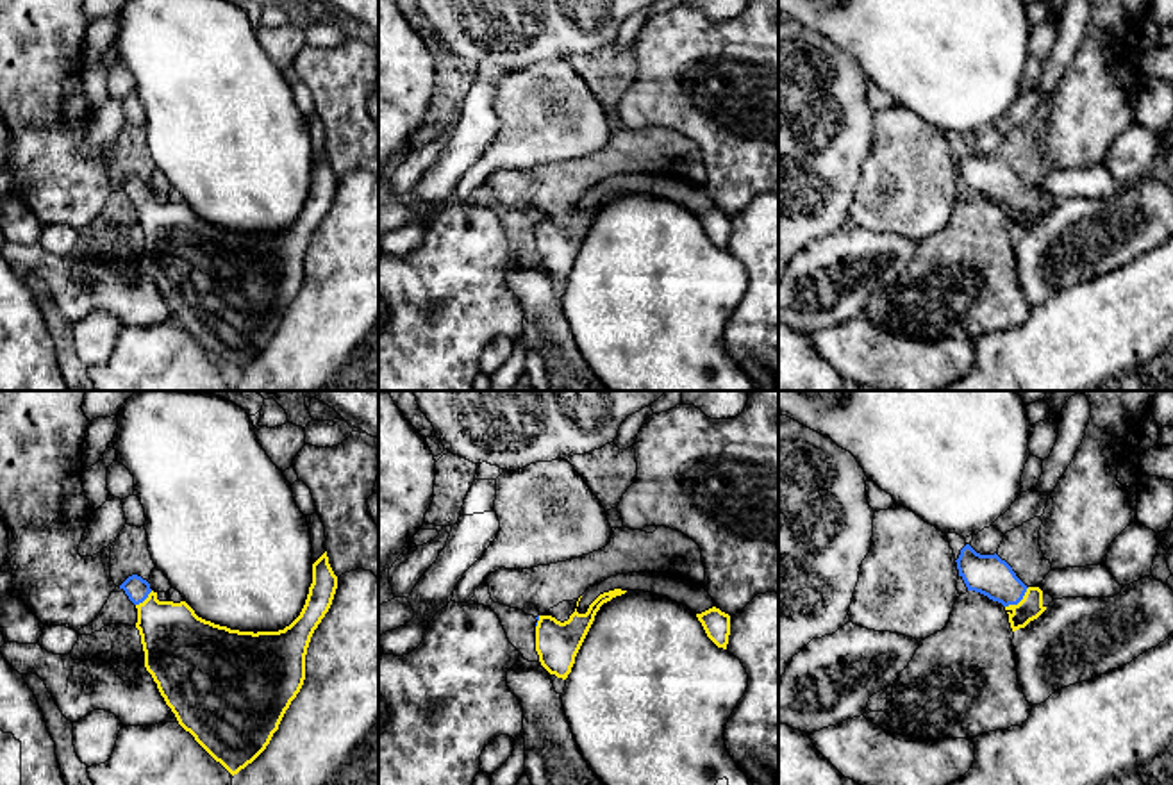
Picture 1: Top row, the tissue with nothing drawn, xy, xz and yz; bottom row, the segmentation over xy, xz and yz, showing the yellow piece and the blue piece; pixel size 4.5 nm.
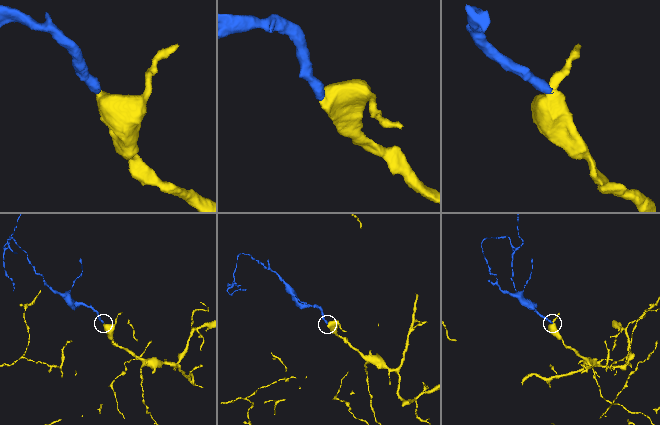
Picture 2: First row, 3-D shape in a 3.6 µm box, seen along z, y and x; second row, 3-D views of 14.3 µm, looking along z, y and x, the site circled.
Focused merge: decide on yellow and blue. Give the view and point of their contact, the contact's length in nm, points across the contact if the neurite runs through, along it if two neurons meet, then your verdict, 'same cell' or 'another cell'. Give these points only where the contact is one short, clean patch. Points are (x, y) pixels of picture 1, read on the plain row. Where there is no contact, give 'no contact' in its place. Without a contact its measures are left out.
meets yellow in yz at (1020, 202); contact 140 nm long; runs through yz (1031, 207), (1020, 202), (989, 175); same cell

